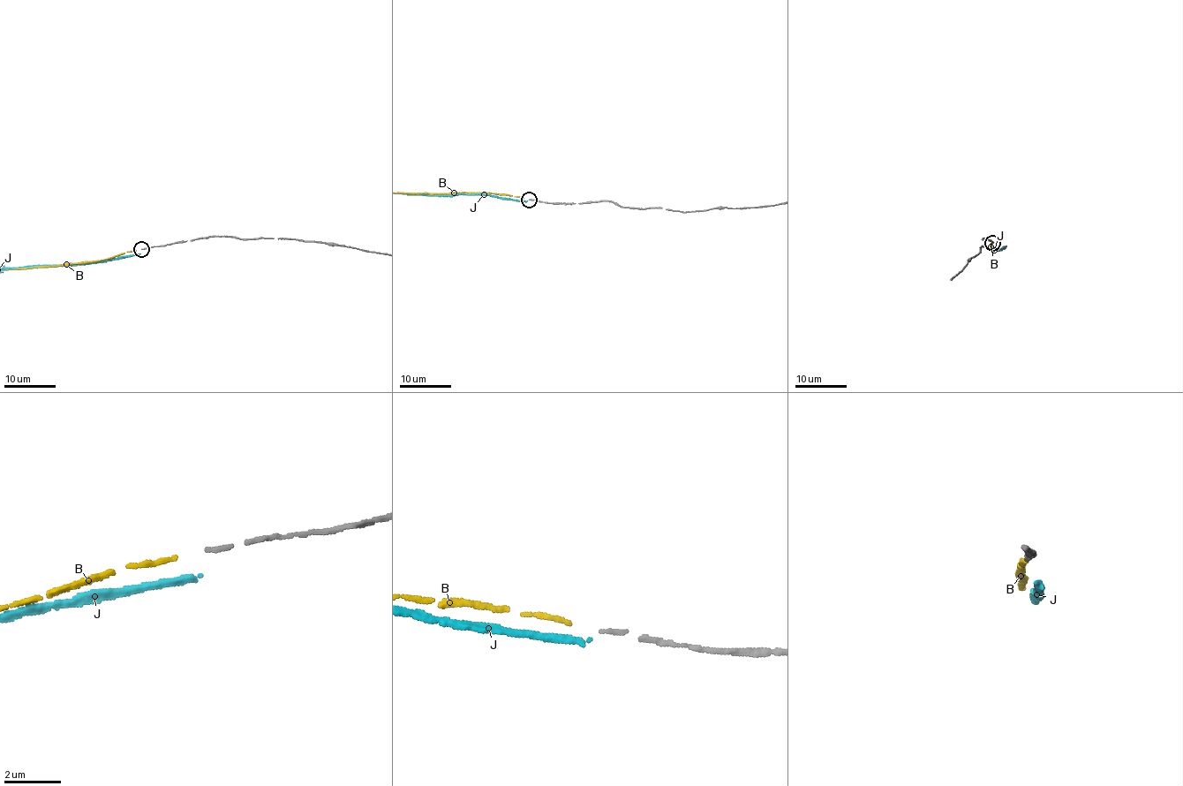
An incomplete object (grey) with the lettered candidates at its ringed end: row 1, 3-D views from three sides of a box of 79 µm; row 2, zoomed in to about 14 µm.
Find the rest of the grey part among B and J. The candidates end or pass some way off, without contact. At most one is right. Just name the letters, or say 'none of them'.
B

